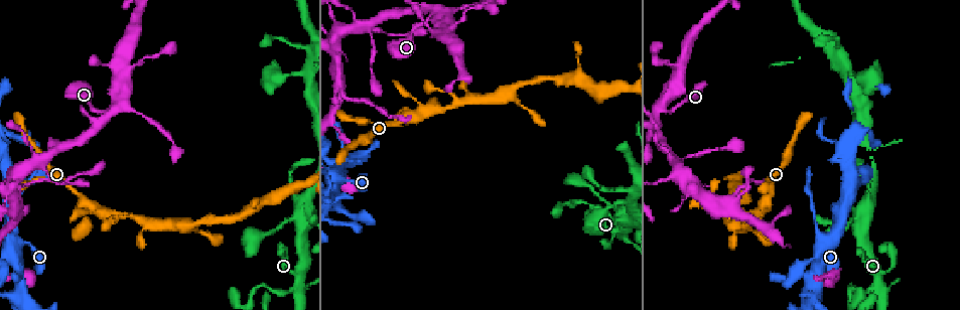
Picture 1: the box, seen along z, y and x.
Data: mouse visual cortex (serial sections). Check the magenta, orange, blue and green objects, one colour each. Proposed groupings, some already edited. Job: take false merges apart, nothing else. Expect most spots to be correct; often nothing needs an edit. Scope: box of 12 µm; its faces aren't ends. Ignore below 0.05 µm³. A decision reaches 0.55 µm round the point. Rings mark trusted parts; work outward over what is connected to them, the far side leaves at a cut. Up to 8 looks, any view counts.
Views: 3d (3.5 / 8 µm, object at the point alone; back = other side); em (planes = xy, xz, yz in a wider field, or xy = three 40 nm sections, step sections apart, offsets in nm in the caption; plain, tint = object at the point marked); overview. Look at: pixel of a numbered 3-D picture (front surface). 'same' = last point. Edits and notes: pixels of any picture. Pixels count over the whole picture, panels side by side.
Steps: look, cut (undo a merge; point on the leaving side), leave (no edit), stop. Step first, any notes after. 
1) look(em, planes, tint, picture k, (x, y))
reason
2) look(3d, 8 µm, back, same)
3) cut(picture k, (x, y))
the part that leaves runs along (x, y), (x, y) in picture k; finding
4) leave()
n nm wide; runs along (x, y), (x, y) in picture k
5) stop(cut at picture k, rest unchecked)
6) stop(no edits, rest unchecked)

look(3d, 3.5 µm, picture 1, (617, 221))
sudden change in width

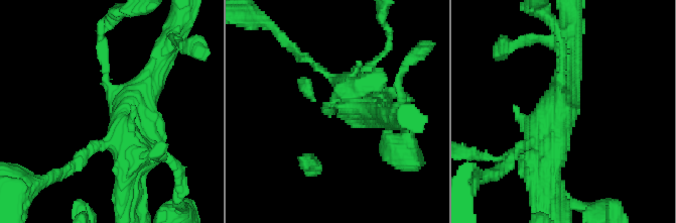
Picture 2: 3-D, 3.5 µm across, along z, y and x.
look(em, xy, step 2, tint, picture 2, (342, 106))
3 arms; arms of 150, 250, 450 nm

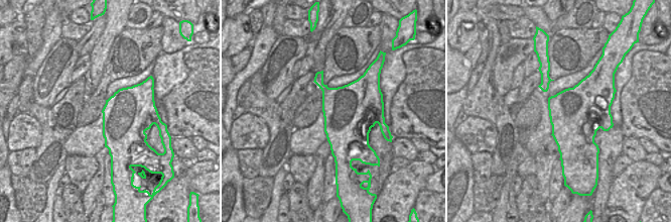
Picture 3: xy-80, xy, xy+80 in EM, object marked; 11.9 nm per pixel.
leave()
runs along (131, 154), (128, 111), (107, 86), (101, 33) in picture 2; all the same cell

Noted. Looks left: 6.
look(3d, 8 µm, picture 1, (883, 287))
thick turns thin

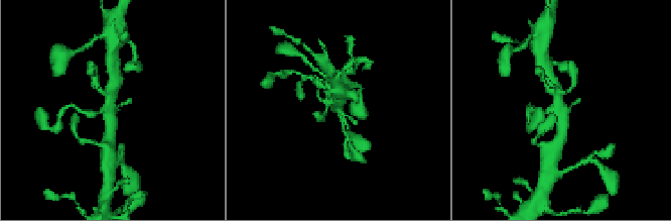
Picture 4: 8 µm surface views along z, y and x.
look(3d, 3.5 µm, picture 4, (110, 110))
zoom in

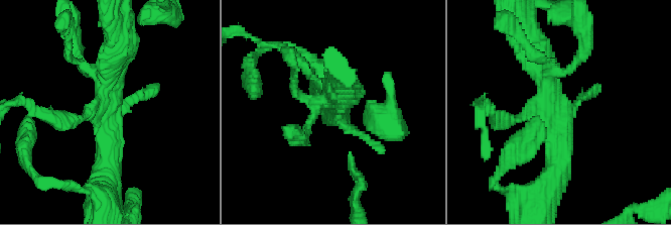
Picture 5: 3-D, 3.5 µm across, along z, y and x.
leave()
runs along (75, 61), (112, 101), (103, 176) in picture 5; one cell here

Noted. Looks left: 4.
look(3d, 3.5 µm, picture 1, (599, 215))
thick turns thin

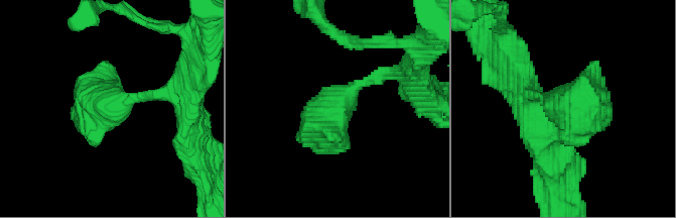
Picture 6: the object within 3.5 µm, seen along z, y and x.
look(em, xy, step 2, tint, picture 6, (556, 104))
arms of 200, 300 nm

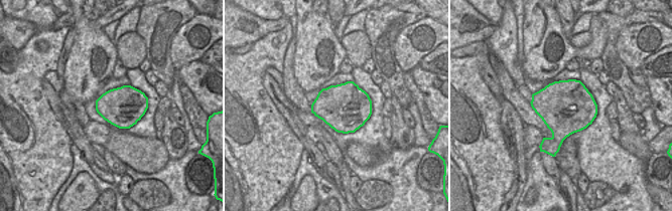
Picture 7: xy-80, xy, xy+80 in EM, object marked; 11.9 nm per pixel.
look(em, xy, step 3, tint, same)
cut it another way

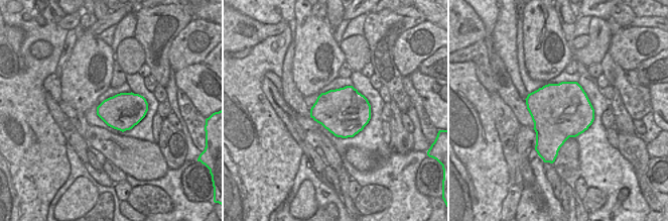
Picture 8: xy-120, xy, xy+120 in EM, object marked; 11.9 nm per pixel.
leave()
runs along (401, 73), (380, 73), (333, 106), (329, 135) in picture 6; one cell here

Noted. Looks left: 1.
stop(no edits, rest unchecked)

